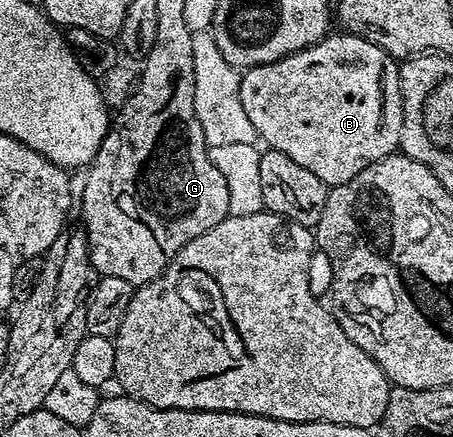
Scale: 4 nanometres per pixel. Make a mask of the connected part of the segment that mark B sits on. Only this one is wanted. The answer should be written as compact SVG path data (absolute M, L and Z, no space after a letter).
M345 31L336 33L326 36L323 41L309 45L308 48L296 51L284 59L276 59L272 63L264 63L245 70L241 74L239 83L240 103L243 104L248 119L252 121L257 136L262 141L266 140L265 144L269 148L284 151L284 155L288 155L288 159L296 159L296 163L300 163L300 167L308 167L308 171L312 171L312 175L316 175L316 179L320 179L328 187L348 183L356 175L360 175L360 171L364 171L364 167L384 159L389 153L399 152L400 127L402 126L402 96L400 95L400 79L398 78L399 62L389 53L385 53L376 43L369 41L367 37L356 37L353 33Z

